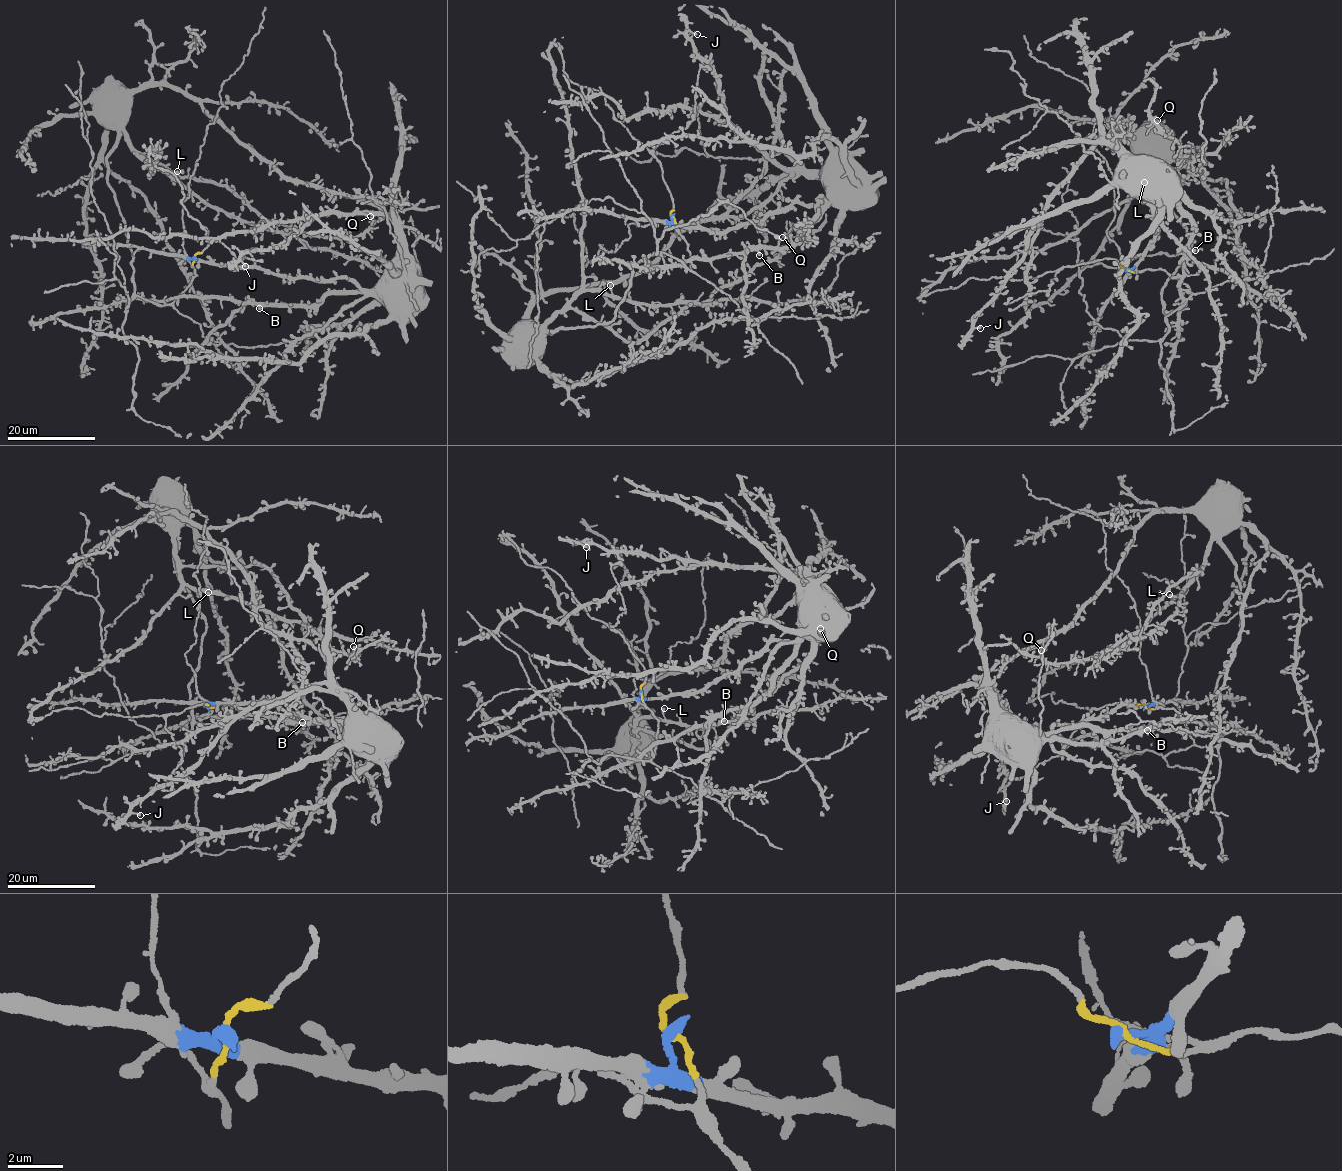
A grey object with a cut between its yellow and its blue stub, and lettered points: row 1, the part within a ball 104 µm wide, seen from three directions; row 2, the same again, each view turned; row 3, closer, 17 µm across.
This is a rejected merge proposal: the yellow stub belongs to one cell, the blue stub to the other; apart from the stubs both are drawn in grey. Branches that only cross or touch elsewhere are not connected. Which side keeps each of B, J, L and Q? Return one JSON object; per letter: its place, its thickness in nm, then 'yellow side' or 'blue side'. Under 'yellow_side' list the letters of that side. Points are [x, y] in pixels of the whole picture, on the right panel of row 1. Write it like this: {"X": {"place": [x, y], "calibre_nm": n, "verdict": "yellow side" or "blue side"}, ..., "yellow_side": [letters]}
{"B": {"place": [1195, 250], "calibre_nm": 360, "verdict": "blue side"}, "J": {"place": [980, 328], "calibre_nm": 280, "verdict": "blue side"}, "L": {"place": [1144, 182], "calibre_nm": 400, "verdict": "yellow side"}, "Q": {"place": [1157, 120], "calibre_nm": 400, "verdict": "yellow side"}, "yellow_side": ["L", "Q"]}

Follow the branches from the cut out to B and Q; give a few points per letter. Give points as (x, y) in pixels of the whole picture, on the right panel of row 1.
B: (1126, 269), (1156, 237), (1150, 200), (1159, 192), (1187, 211), (1193, 232), (1186, 243), (1195, 250)
Q: (1126, 269), (1165, 270), (1190, 293), (1165, 316), (1191, 235), (1146, 177), (1200, 152), (1181, 155), (1157, 120)

